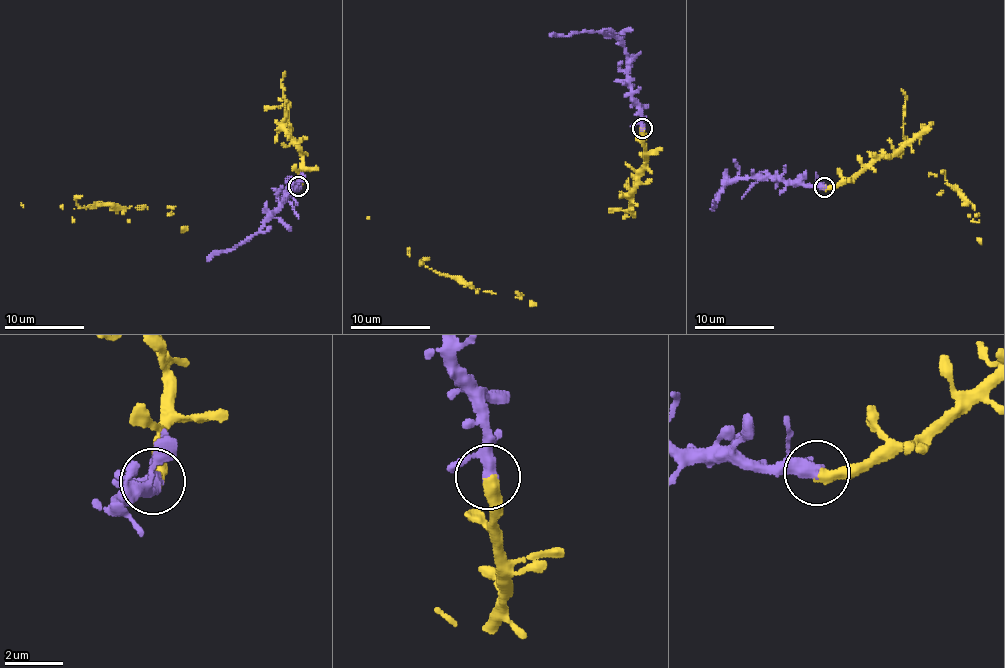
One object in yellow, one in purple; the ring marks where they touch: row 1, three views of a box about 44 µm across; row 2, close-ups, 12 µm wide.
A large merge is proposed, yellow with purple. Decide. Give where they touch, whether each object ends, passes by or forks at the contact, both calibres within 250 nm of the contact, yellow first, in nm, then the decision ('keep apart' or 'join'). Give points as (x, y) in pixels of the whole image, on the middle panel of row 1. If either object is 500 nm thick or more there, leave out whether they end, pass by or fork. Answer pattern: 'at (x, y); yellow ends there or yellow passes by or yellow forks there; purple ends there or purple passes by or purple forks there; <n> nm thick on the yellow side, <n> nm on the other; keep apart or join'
at (642, 128); yellow ends there; purple forks there; 400 nm thick on the yellow side, 280 nm on the other; join

